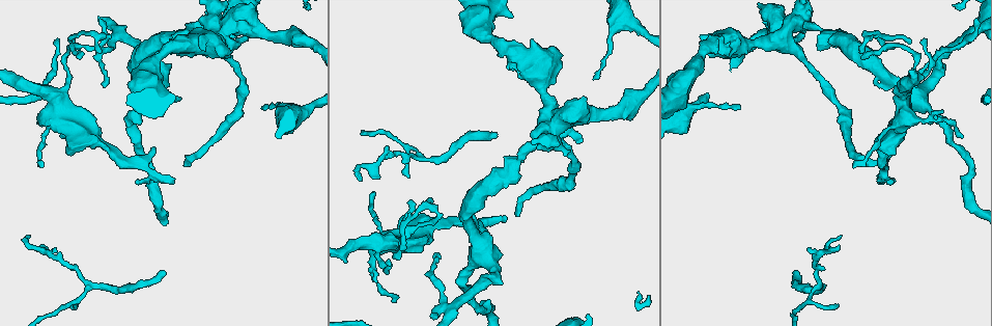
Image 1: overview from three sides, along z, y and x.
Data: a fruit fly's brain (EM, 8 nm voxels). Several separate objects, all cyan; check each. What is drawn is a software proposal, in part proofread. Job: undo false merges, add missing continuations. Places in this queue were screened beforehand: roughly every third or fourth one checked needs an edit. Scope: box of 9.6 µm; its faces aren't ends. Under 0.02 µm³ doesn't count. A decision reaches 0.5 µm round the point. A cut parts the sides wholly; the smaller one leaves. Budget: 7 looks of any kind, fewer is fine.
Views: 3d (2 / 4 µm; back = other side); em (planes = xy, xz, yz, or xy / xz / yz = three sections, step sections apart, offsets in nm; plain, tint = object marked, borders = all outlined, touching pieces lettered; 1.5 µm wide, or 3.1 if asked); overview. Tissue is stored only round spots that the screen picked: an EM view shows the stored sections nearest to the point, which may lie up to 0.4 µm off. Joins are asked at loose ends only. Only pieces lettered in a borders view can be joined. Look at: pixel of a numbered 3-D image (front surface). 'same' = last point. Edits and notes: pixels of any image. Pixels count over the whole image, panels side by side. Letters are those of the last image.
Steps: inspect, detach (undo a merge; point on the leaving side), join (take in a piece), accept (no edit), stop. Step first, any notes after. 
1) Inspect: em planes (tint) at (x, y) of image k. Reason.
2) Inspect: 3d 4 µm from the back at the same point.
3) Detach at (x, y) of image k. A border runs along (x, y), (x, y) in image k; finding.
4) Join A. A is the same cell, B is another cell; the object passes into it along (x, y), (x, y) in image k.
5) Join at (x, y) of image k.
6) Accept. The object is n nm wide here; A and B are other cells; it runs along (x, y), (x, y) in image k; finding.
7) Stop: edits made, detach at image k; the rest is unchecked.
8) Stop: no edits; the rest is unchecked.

Inspect: em planes (tint) at (811, 27) of image 1. Sharp bend.

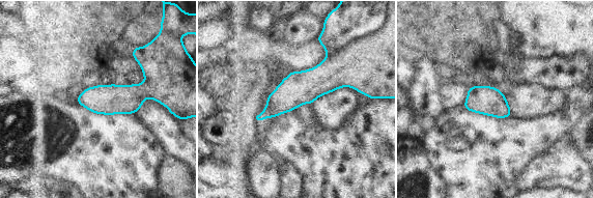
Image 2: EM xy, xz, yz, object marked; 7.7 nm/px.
Inspect: em planes (borders) at the same point. See the neighbours.

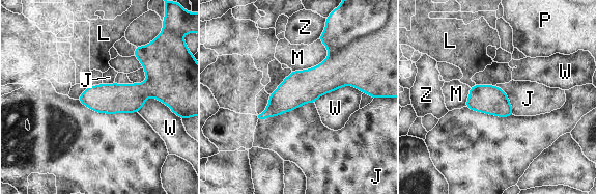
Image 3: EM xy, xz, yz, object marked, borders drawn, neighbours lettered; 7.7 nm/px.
Detach at (348, 22) of image 3. The longest contact is with J, 460 nm; J, L, M, P, W and Z are other cells; a border runs along (347, 47), (329, 57) in image 3; a second cell is stuck on.

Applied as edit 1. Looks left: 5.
Inspect: overview. Redraw.

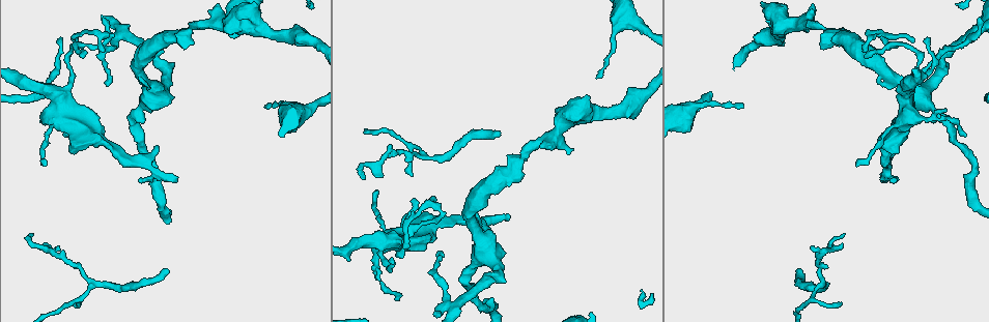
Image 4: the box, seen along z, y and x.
Inspect: 3d 4 µm from the back at (392, 258) of image 4. Thin end.

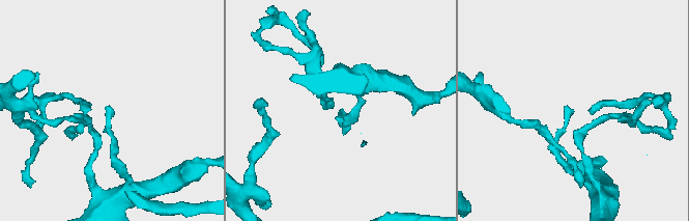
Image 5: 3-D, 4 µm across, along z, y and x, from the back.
Inspect: em planes (borders) at (107, 110) of image 5.

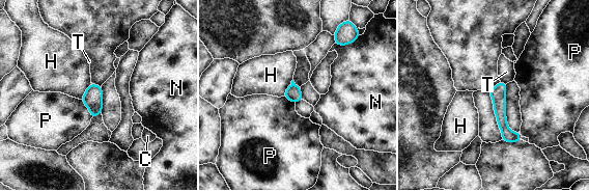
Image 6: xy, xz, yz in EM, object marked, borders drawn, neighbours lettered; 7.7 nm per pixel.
Accept. The object is 110 nm wide here; C, H, N, P and T are other cells; a border runs along (81, 100), (91, 117) in image 6; none of them fits.

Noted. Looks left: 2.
Stop: edits made, detach at image 3; the rest is unchecked.

